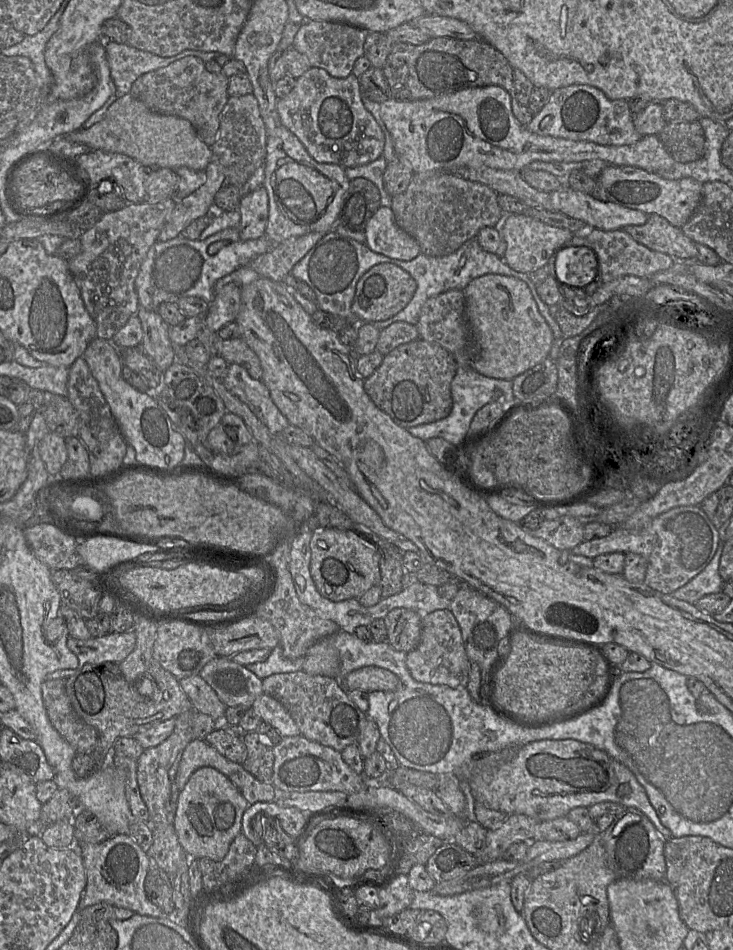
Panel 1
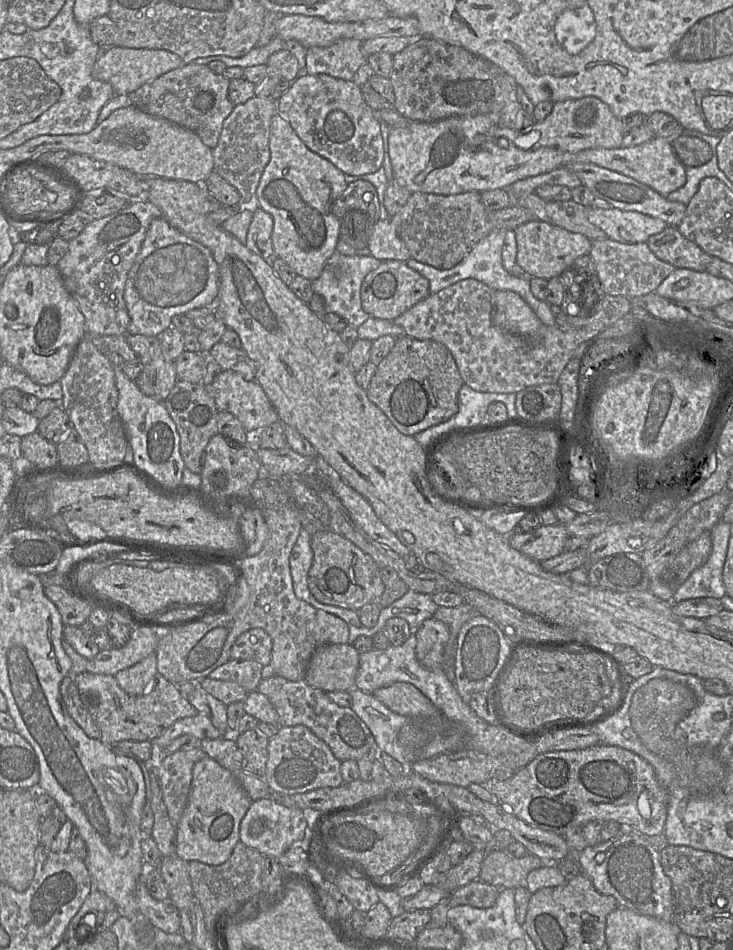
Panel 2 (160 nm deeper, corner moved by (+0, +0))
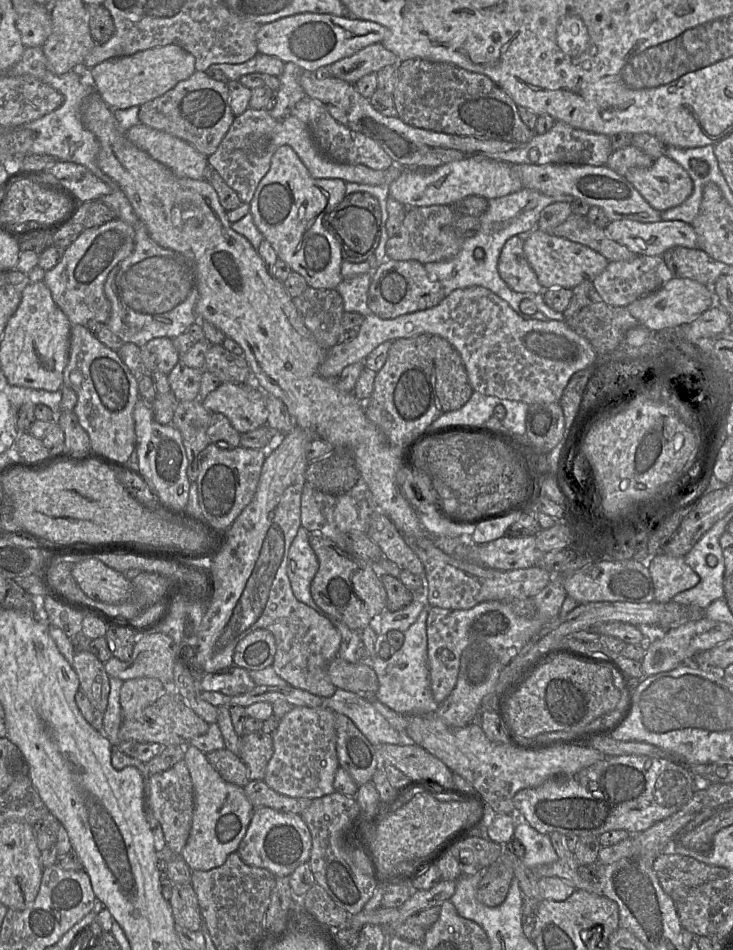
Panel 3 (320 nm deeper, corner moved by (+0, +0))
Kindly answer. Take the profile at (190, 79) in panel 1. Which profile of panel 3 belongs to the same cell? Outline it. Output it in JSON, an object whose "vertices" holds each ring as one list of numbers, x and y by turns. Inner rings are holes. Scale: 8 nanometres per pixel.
{"vertices":[[196,70,162,96,142,104,138,117,140,123,175,136,209,157,217,150,235,115,229,104,227,83,210,78,205,71]]}

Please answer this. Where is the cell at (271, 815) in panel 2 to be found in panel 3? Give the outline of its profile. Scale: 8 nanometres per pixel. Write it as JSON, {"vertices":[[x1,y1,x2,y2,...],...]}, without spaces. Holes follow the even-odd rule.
{"vertices":[[259,807,253,812,237,853,247,865,267,869,275,877,289,877,299,865,308,862,311,847,311,833,300,814]]}

